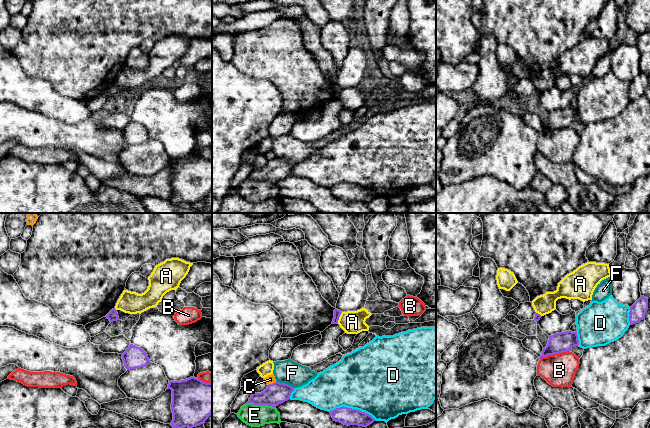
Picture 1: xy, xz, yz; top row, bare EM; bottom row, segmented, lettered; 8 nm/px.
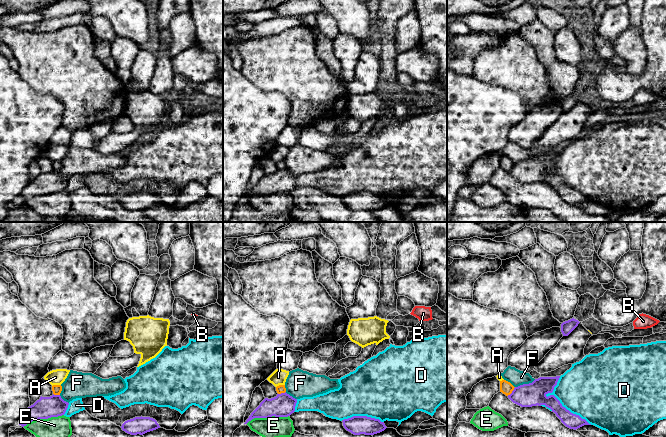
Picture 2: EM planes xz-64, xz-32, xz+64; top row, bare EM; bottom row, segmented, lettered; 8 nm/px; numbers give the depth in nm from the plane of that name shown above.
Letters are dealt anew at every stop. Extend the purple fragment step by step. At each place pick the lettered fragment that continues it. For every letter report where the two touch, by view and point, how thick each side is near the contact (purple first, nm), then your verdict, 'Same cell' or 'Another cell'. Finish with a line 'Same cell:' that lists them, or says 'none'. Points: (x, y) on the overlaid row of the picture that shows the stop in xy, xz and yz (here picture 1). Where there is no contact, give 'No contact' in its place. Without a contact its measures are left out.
A: Touches purple at xz (339, 316). Thickness 60 nm (purple) against 190 nm. Another cell
B: Touches purple at yz (554, 353). Thickness 160 nm (purple) against 260 nm. Another cell
C: Touches purple at xz (273, 383). Thickness 170 nm (purple) against 80 nm. Another cell
D: Touches purple at xz (353, 409). Thickness 140 nm (purple) against 480 nm. Another cell
E: Touches purple at xz (261, 404). Thickness 170 nm (purple) against 180 nm. Another cell
F: Touches purple at xz (286, 384). Thickness 170 nm (purple) against 190 nm. Another cell
Same cell: none

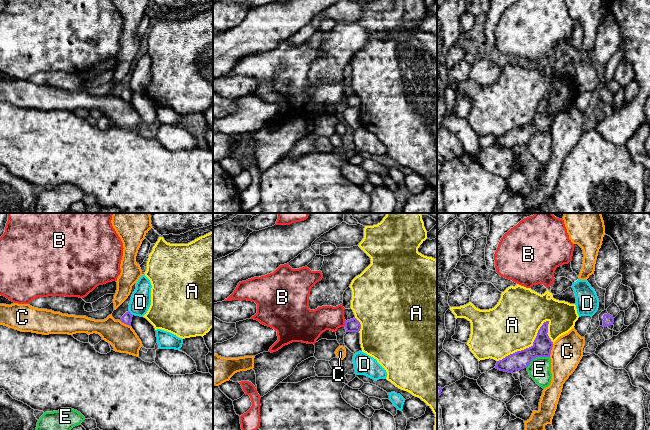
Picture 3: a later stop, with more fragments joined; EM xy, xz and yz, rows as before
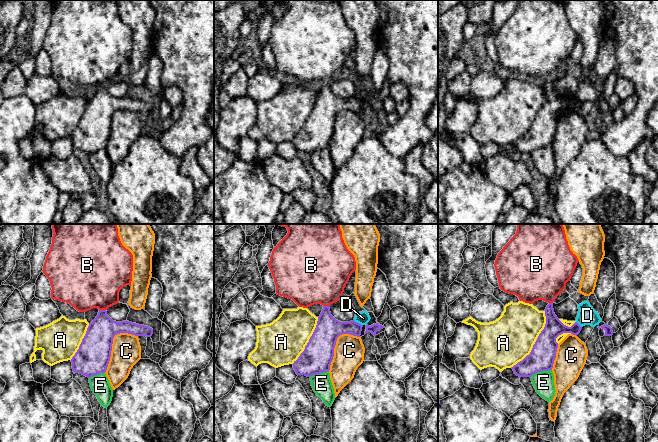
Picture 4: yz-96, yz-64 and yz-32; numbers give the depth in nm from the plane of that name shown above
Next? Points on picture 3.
A: Touches purple at yz (529, 347). Thickness 160 nm (purple) against 420 nm. Another cell
B: Touches purple at xz (345, 323). Thickness 110 nm (purple) against 200 nm. Another cell
C: Touches purple at yz (550, 350). Thickness 160 nm (purple) against 260 nm. Another cell
D: Touches purple at xy (130, 313). Thickness 80 nm (purple) against 160 nm. Another cell
E: Touches purple at yz (537, 356). Thickness 160 nm (purple) against 180 nm. Another cell
Same cell: none

